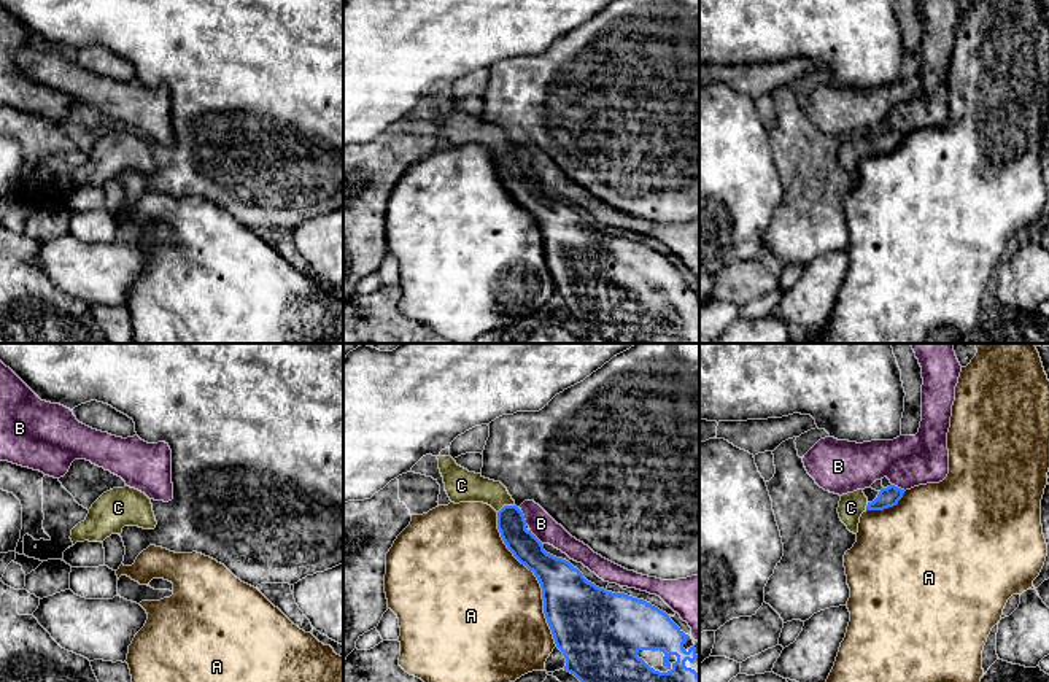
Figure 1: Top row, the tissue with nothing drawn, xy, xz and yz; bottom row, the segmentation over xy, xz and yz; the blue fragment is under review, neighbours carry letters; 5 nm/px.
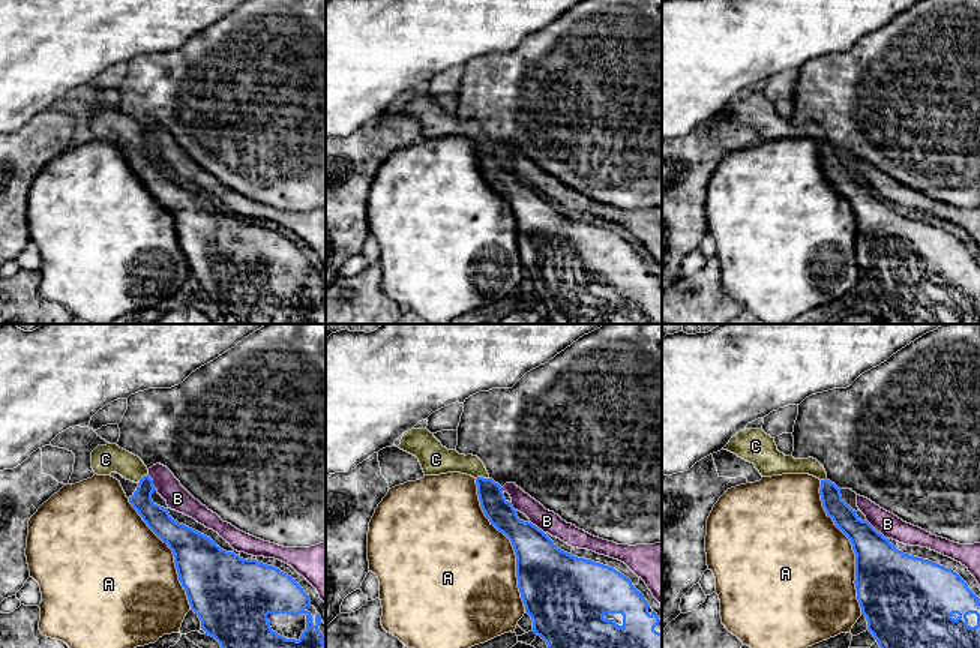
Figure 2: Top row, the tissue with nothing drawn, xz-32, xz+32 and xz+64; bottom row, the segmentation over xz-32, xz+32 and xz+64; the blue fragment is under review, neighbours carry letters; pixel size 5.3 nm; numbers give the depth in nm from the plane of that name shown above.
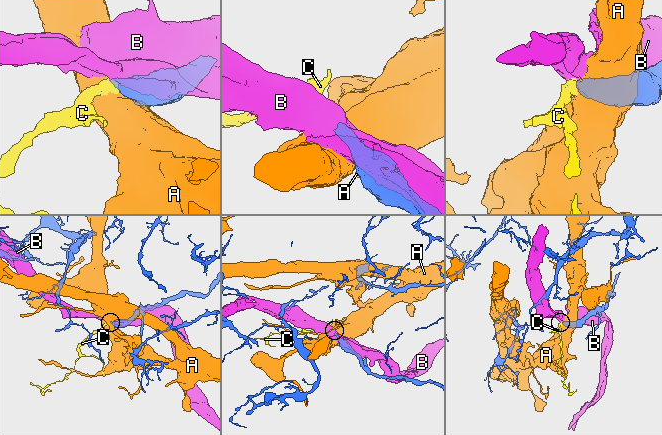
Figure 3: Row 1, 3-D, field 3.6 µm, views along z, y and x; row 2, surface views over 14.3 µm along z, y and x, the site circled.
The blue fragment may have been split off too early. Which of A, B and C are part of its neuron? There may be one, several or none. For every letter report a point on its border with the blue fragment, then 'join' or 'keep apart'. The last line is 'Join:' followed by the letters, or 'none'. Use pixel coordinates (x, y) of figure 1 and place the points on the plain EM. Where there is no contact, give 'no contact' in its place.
A: xz (538, 223) | keep apart
B: xz (523, 162) | keep apart
C: xz (506, 150) | join
Join: C

